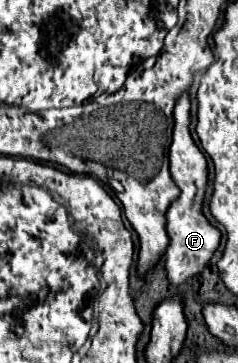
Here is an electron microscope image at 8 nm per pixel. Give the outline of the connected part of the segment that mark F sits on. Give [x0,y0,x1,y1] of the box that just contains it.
[165,92,221,286]

